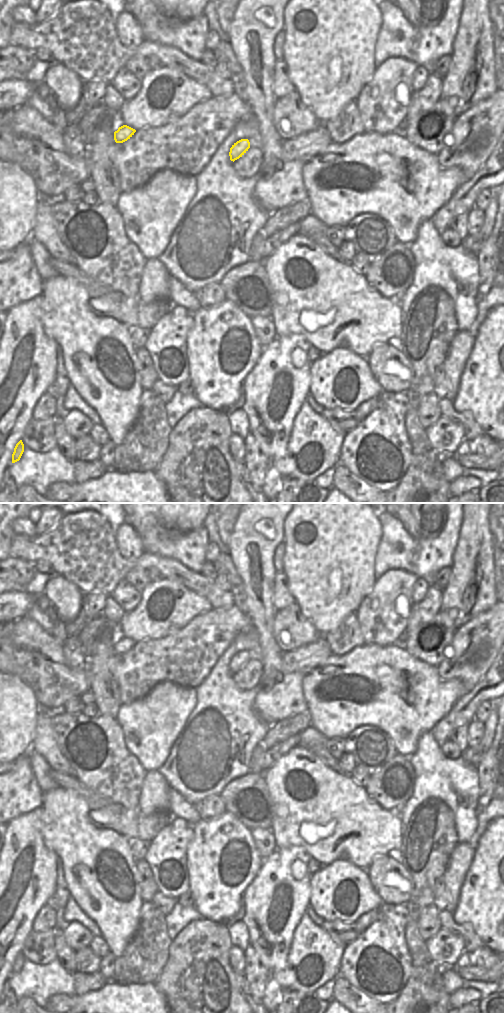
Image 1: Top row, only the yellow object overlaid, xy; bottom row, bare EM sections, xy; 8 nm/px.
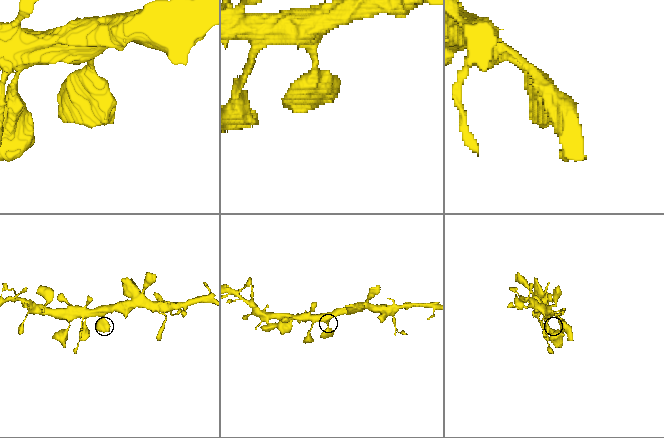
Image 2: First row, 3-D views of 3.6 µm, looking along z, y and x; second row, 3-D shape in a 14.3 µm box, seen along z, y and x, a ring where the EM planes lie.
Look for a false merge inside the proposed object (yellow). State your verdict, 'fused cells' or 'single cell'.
single cell

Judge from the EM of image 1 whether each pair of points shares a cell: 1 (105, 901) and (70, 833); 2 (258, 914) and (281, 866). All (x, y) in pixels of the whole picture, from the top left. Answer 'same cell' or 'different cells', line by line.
1: same cell
2: same cell

